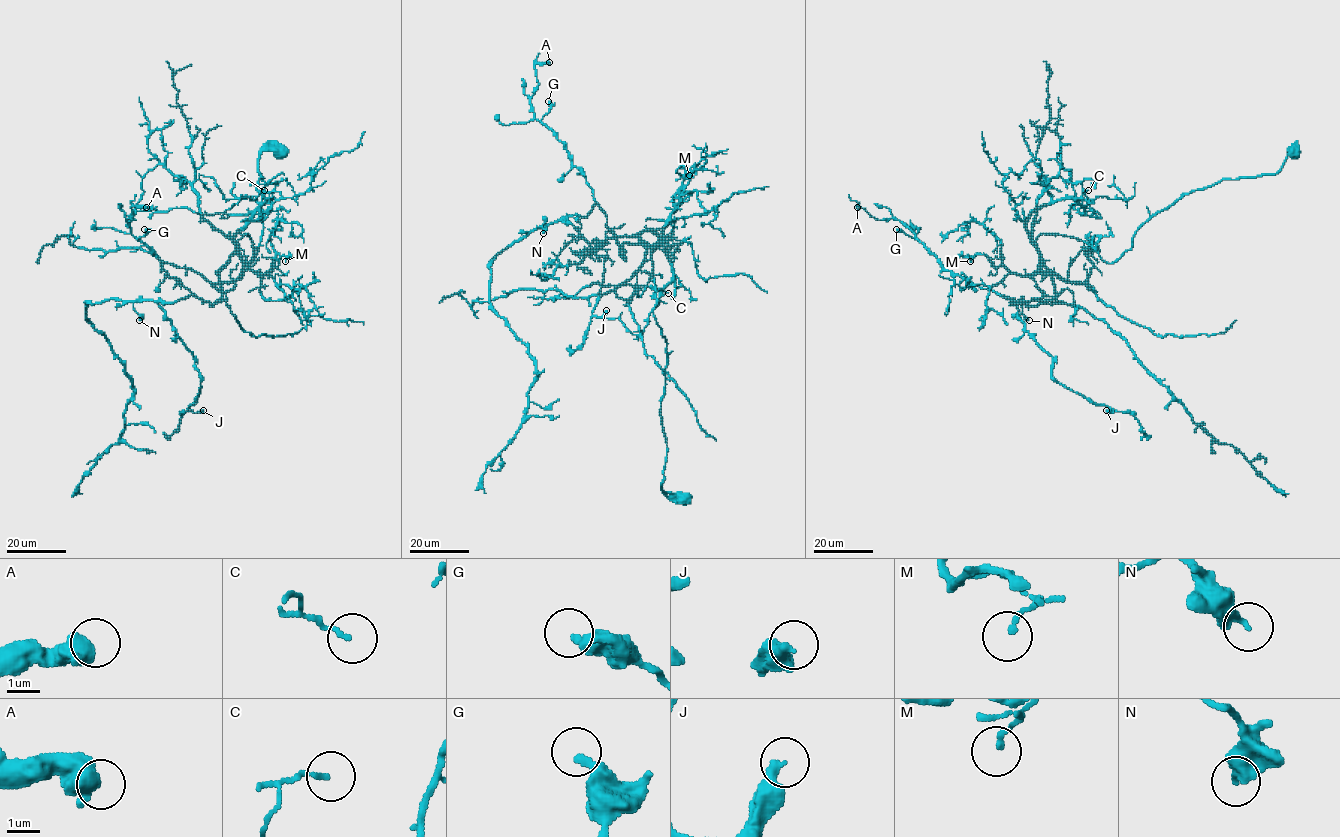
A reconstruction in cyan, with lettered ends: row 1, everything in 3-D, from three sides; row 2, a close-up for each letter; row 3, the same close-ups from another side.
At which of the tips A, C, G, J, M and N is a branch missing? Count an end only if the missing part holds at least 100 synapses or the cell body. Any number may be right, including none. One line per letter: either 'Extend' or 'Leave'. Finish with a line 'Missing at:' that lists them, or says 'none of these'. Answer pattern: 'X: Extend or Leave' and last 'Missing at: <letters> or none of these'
A: Leave
C: Leave
G: Leave
J: Leave
M: Leave
N: Leave
Missing at: none of these

